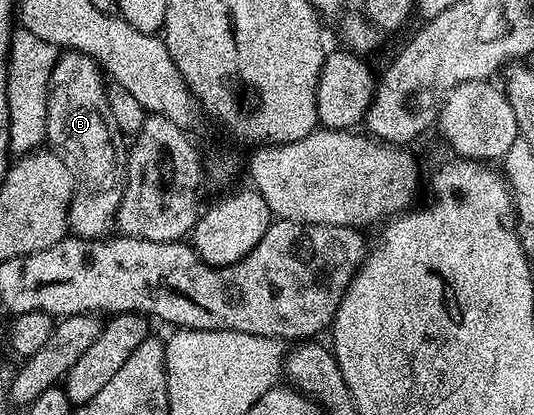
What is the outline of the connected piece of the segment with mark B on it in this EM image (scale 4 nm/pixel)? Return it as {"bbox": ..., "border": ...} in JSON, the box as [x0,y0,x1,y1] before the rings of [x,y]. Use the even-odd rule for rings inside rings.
{"bbox":[48,50,129,240],"border":[[[71,50],[65,51],[59,57],[52,71],[52,89],[48,92],[48,139],[51,151],[55,152],[60,157],[62,162],[66,162],[66,166],[70,170],[74,181],[74,191],[72,193],[72,204],[68,207],[68,226],[73,236],[81,236],[83,240],[99,240],[109,235],[108,231],[113,231],[116,228],[116,212],[120,208],[120,203],[124,198],[124,187],[128,182],[128,153],[129,149],[124,148],[126,137],[123,130],[118,126],[118,122],[114,122],[114,113],[110,110],[110,102],[108,101],[108,84],[106,83],[105,73],[102,71],[99,64],[92,57],[74,52]]]}

